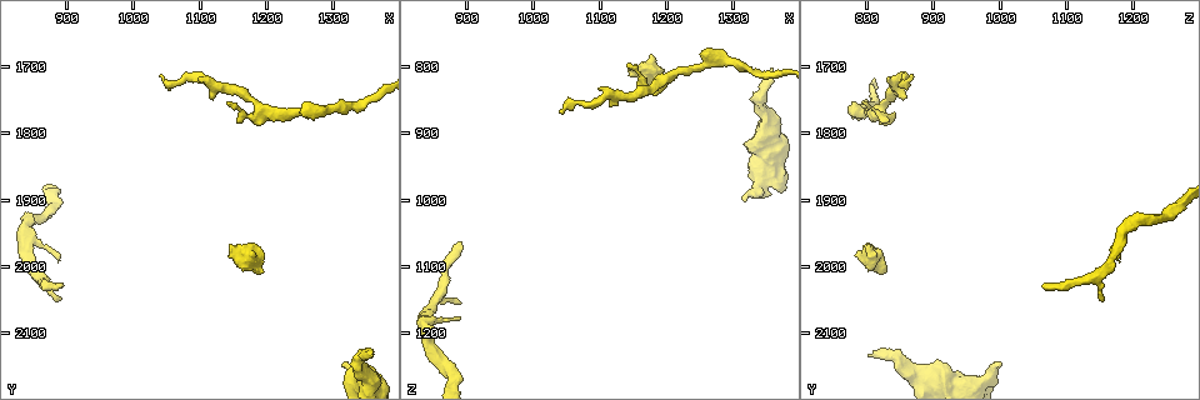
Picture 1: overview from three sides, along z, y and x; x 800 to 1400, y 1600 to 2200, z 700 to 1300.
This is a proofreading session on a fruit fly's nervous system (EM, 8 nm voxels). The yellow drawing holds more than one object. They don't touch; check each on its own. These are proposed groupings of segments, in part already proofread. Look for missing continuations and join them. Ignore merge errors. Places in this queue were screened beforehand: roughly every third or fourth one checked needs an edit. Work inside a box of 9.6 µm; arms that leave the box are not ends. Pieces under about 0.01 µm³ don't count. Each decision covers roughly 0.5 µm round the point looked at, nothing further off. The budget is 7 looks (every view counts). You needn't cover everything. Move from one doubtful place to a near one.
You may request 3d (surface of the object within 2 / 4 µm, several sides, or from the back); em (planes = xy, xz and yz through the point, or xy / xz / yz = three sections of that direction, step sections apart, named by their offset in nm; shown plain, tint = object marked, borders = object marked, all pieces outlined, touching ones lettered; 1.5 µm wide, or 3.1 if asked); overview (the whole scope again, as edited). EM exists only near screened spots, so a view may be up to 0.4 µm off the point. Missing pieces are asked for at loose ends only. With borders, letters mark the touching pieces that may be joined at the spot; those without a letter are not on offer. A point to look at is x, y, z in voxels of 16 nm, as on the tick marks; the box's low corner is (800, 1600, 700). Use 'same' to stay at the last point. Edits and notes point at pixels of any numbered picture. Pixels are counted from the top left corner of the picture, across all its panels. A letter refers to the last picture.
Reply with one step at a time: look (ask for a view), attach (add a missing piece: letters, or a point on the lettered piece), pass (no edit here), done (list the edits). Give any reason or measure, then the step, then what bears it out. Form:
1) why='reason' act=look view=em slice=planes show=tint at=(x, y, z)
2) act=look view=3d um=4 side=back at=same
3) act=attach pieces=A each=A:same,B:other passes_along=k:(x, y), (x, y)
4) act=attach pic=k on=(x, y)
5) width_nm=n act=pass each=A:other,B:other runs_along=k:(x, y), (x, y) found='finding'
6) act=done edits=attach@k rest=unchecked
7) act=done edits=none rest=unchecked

why='branch stops here' act=look view=em slice=xy step=8 show=tint at=(1320, 2145, 1000)

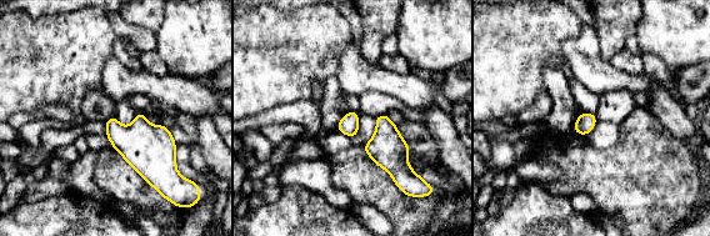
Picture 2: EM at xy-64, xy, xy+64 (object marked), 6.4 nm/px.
act=look view=em slice=xy step=8 show=borders at=same

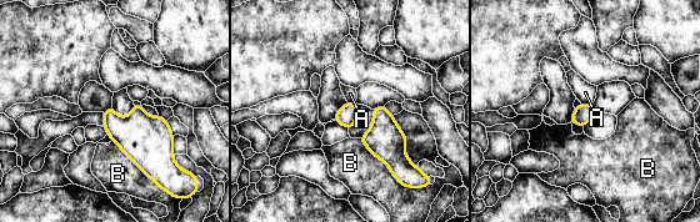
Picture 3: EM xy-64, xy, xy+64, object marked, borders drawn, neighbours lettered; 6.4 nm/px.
act=pass each=A:other,B:other border=3:(581, 102), (591, 105) found='none of them fits'

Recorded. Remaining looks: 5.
why='free end' act=look view=3d um=4 side=back at=(890, 2035, 1060)

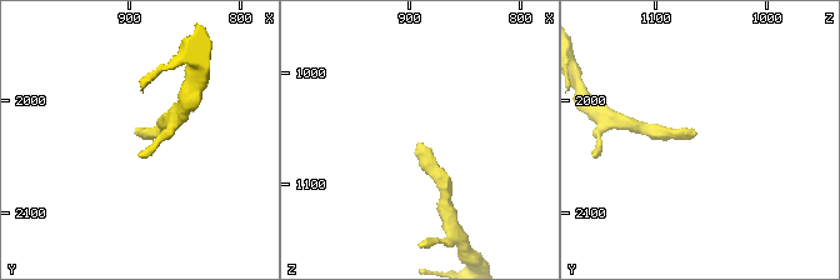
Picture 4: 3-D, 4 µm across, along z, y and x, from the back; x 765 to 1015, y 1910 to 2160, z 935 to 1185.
why='now the EM' act=look view=em slice=planes show=borders at=(888, 2030, 1062)

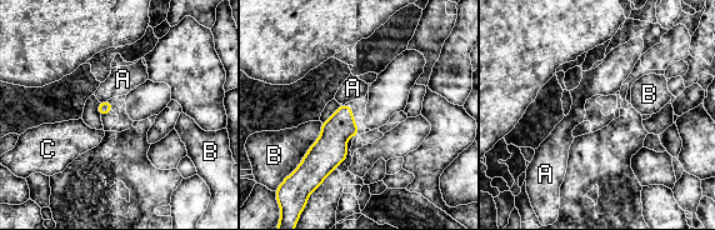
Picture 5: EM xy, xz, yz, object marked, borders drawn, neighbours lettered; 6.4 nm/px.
act=pass each=A:other,B:other,C:other border=5:(106, 100), (100, 103) found='no lettered piece goes on from it'

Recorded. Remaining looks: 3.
why='tapers out' act=look view=3d um=2 at=(890, 1990, 1180)

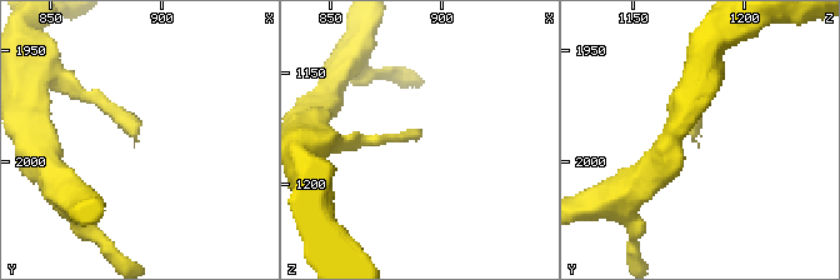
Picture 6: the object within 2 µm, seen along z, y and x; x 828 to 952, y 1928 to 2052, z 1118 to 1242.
why='need the tissue' act=look view=em slice=planes show=plain at=(888, 1992, 1179)

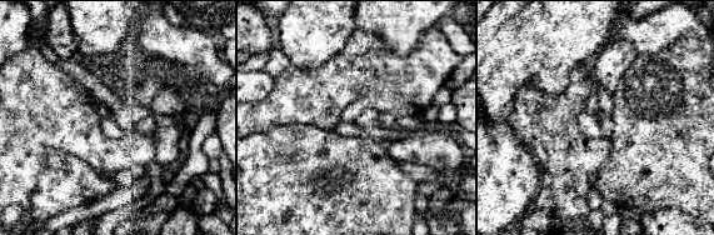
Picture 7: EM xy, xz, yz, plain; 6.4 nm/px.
act=look view=em slice=planes show=borders at=same

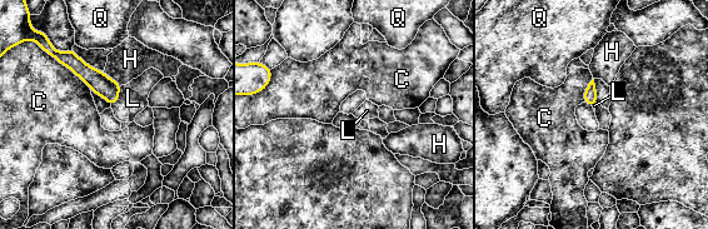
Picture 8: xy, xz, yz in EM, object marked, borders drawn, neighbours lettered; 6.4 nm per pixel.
act=attach pic=8 on=(133, 98) each=C:other,H:other,L:same,Q:other found='it goes on there'

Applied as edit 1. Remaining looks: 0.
act=done edits=attach@8 rest=unchecked

